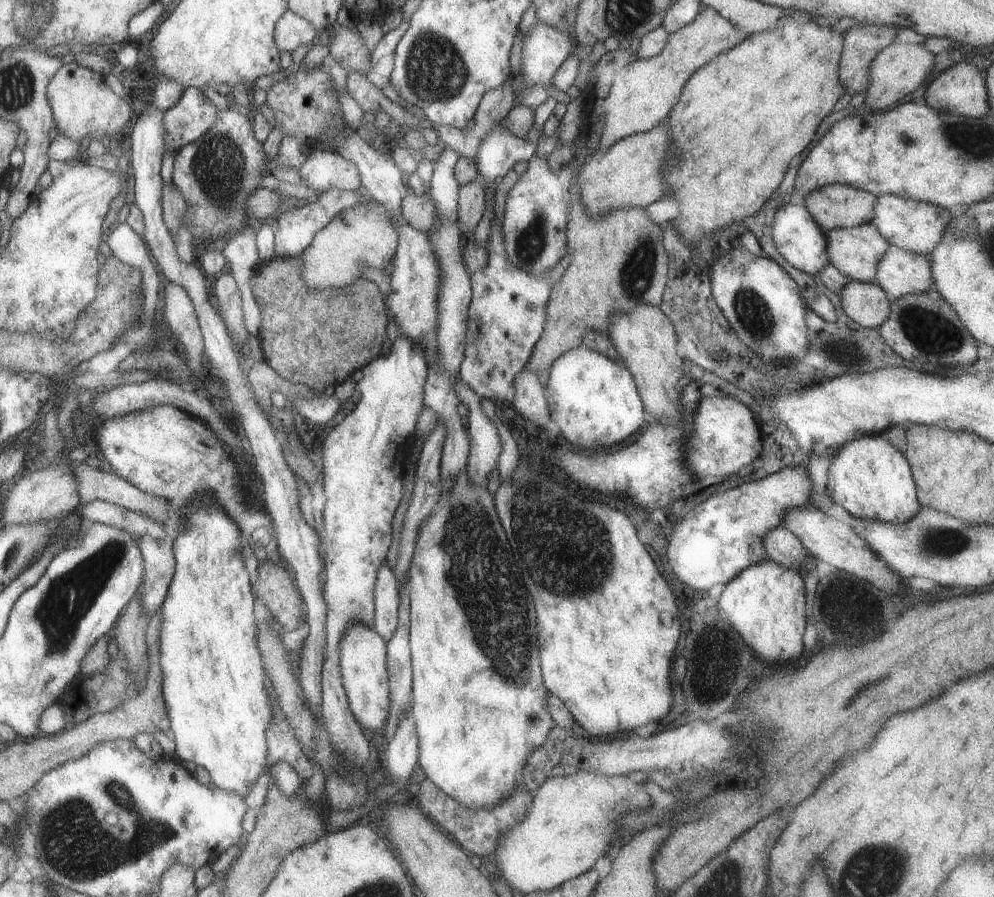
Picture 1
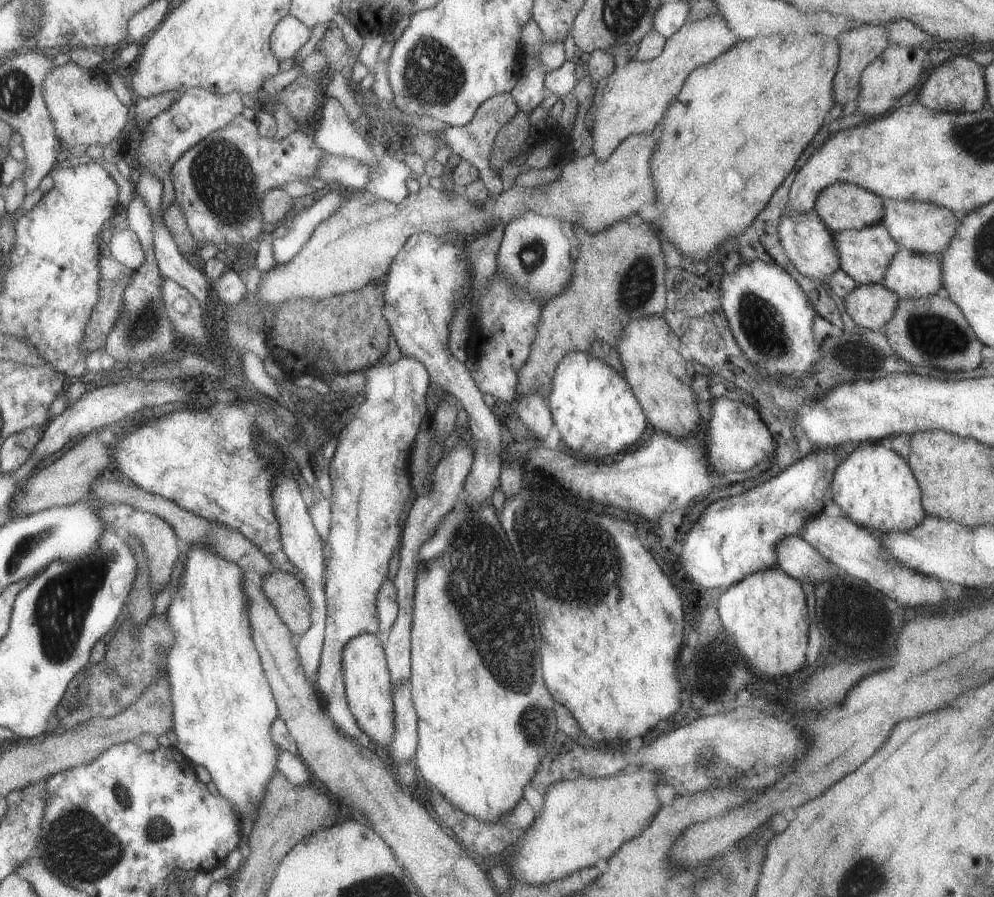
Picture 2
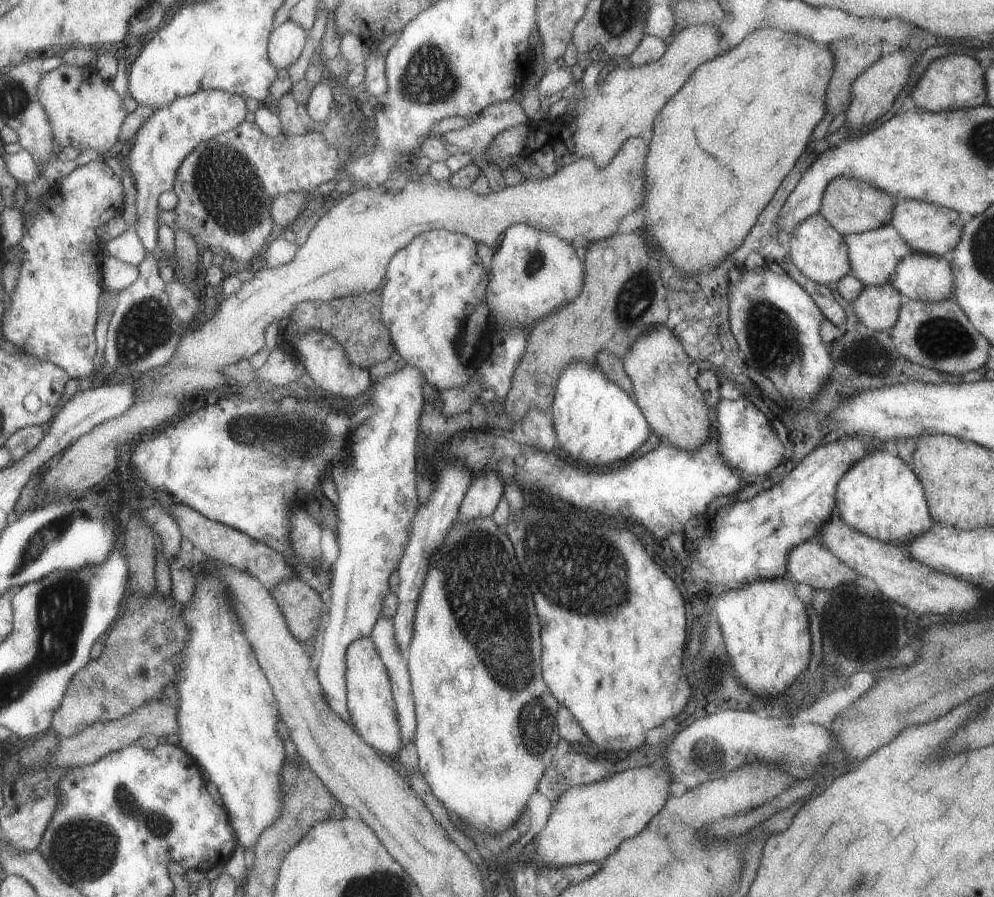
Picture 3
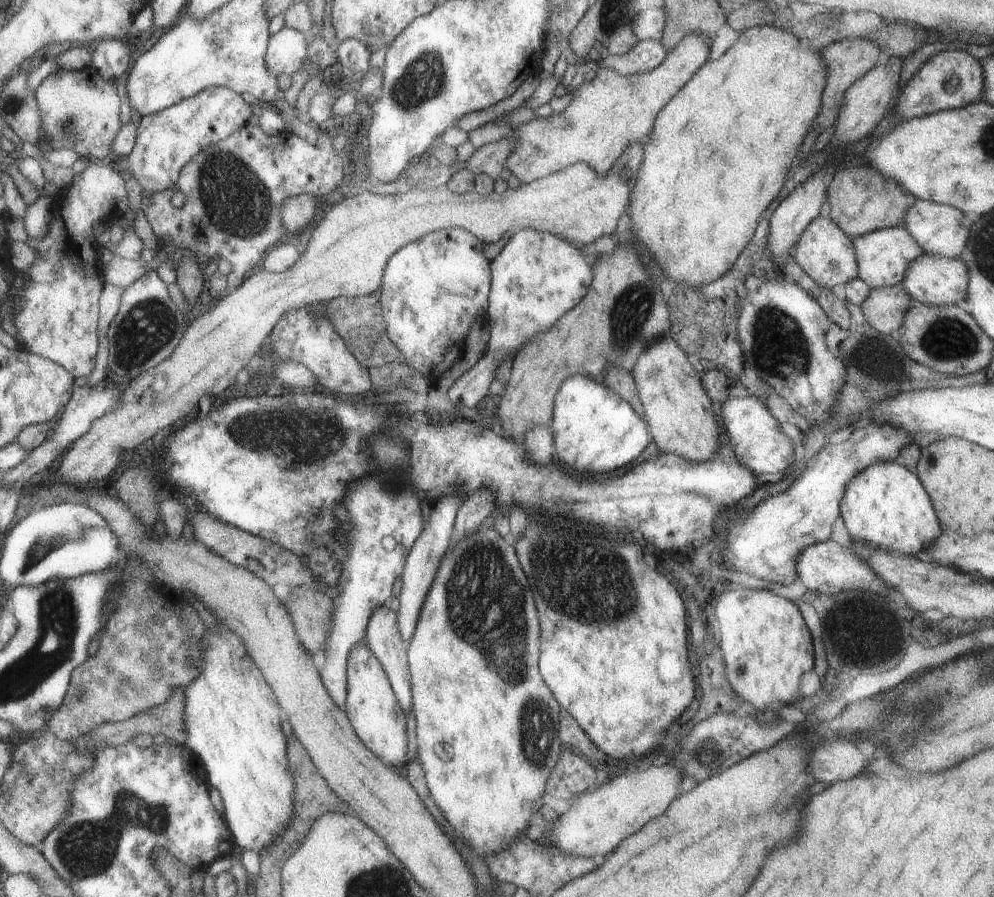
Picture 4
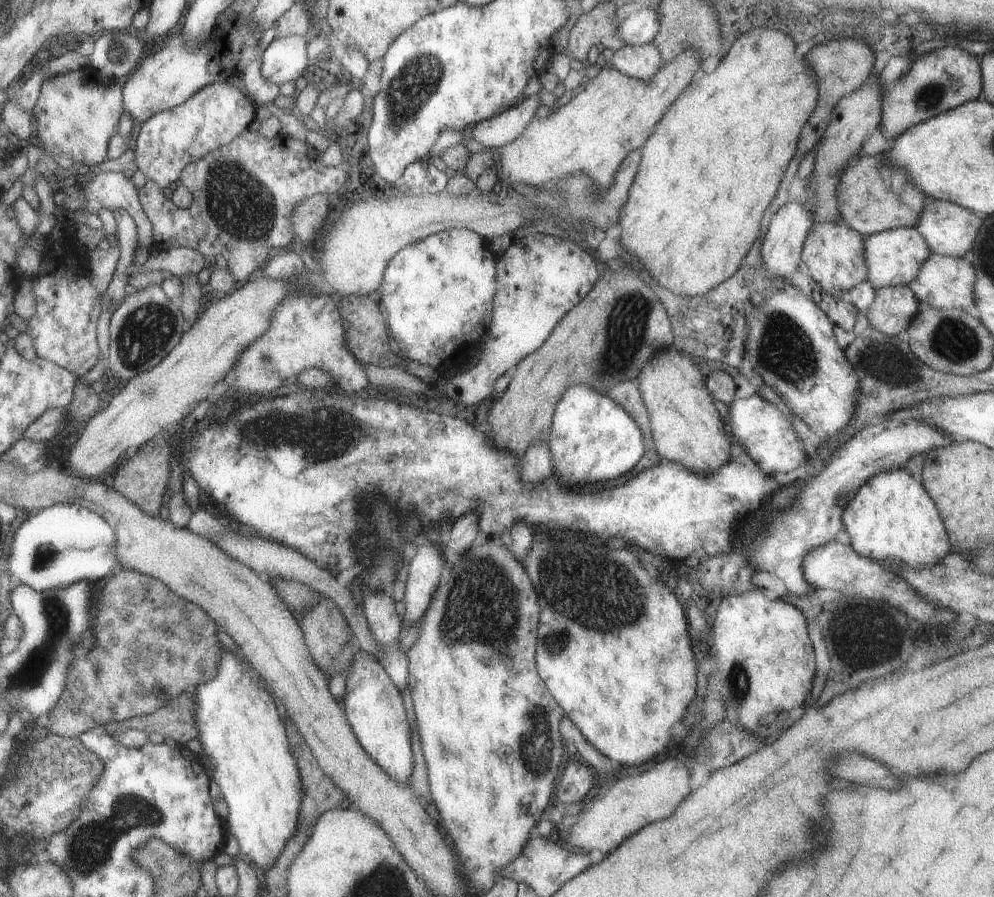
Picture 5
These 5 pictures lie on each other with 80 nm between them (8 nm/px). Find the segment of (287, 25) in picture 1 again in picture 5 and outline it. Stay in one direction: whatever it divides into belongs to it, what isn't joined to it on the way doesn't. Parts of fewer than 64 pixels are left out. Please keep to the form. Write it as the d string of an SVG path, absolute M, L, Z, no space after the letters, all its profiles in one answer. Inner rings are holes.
M287 35L280 39L273 39L265 48L260 56L260 73L265 80L279 86L283 82L300 82L301 72L308 66L308 58L306 55L306 40L304 37L297 35Z

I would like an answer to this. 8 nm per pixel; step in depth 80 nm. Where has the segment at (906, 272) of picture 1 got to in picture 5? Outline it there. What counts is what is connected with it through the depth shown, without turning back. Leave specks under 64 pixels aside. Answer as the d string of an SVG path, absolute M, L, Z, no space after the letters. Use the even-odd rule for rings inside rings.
M931 253L921 263L918 275L907 285L918 301L936 309L961 309L974 304L976 272L973 265L963 257L950 257Z

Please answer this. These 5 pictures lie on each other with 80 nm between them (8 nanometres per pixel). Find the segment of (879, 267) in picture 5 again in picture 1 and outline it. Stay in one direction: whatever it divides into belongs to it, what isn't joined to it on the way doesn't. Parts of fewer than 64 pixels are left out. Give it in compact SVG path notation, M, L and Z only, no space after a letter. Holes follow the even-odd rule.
M866 223L850 228L833 228L824 233L828 264L850 281L874 283L877 260L881 260L879 256L885 254L885 250L890 246L877 232L877 228L873 228L871 223Z

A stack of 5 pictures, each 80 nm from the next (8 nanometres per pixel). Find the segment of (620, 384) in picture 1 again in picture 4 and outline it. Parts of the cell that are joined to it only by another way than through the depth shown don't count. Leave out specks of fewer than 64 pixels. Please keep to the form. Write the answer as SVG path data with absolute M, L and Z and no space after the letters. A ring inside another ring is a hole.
M571 375L557 389L552 408L552 423L549 428L554 444L554 462L567 467L571 472L601 475L611 473L619 468L625 468L634 458L637 458L651 438L644 420L633 412L633 409L611 392L607 386L596 383L589 377Z

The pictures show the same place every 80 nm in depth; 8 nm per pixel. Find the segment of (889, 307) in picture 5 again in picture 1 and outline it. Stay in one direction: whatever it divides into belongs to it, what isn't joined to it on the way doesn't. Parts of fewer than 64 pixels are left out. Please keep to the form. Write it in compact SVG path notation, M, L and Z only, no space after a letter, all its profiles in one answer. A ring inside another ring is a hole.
M847 282L839 300L843 314L867 329L877 329L889 316L890 300L875 282Z

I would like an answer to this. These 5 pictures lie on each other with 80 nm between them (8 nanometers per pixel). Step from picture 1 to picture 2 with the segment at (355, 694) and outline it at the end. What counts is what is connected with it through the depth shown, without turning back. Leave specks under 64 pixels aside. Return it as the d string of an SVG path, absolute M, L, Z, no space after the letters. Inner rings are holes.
M363 633L361 635L349 638L343 653L341 654L341 666L344 682L344 692L346 696L347 707L355 720L355 723L363 734L367 735L371 740L372 747L380 746L387 748L389 742L393 740L394 726L394 709L392 702L391 680L386 666L386 659L382 648L383 641L375 634Z

